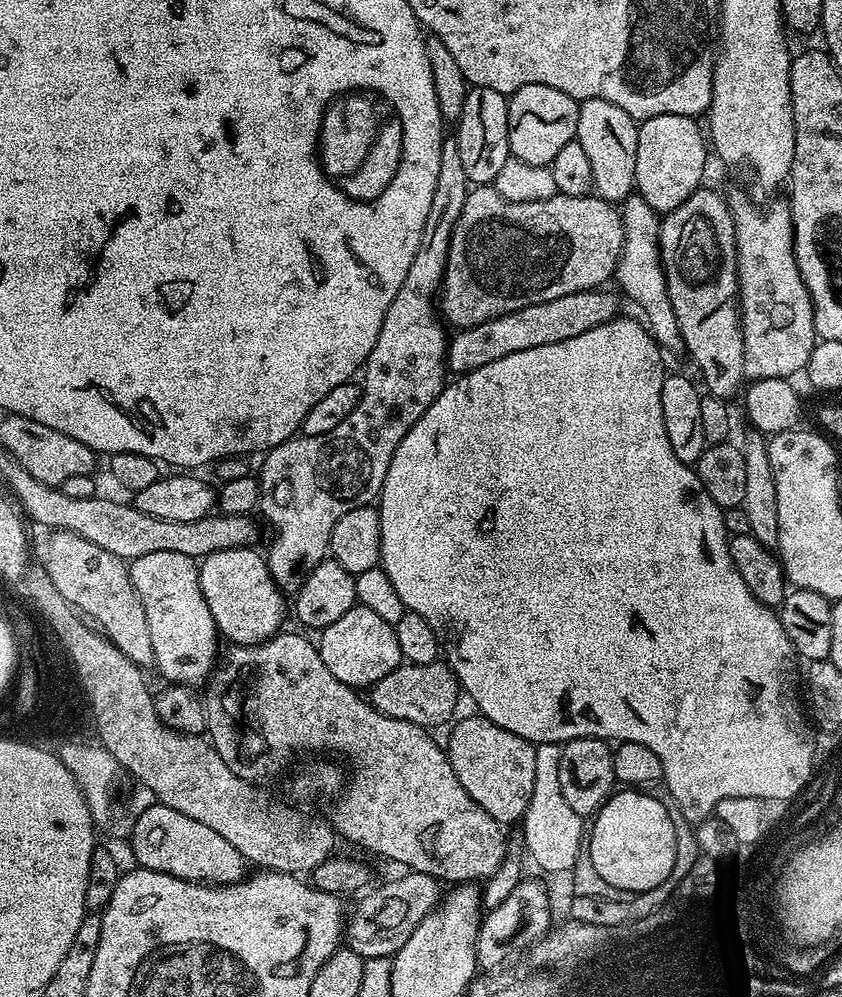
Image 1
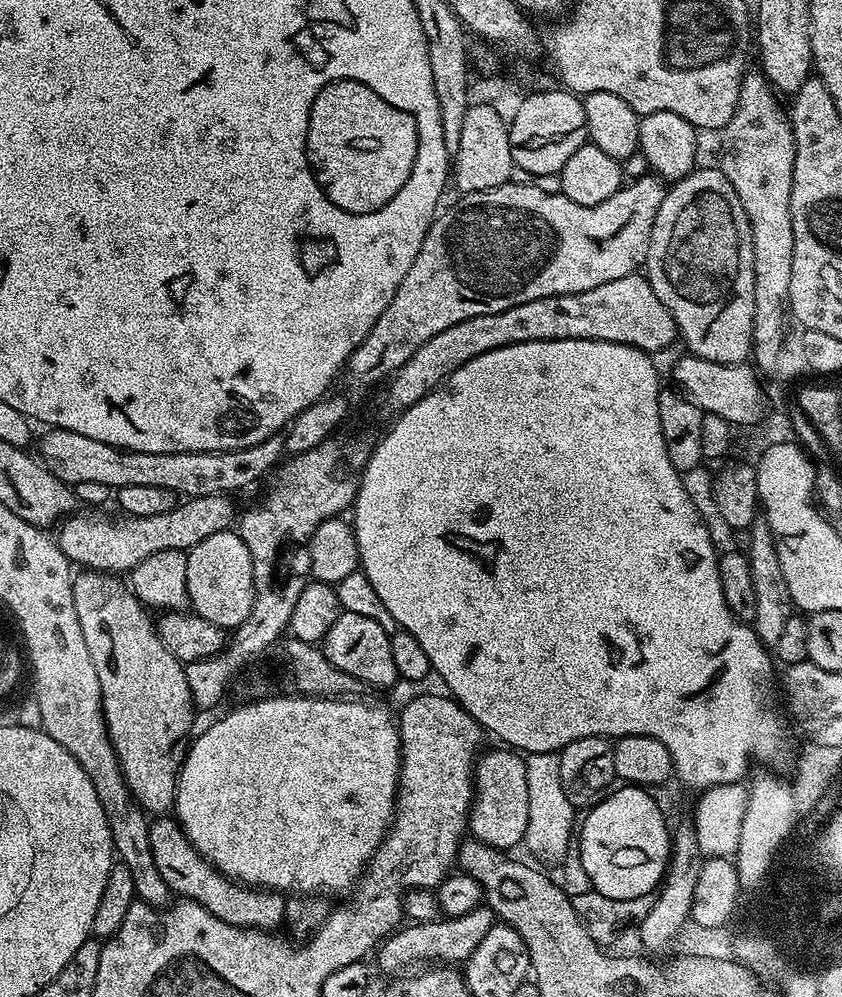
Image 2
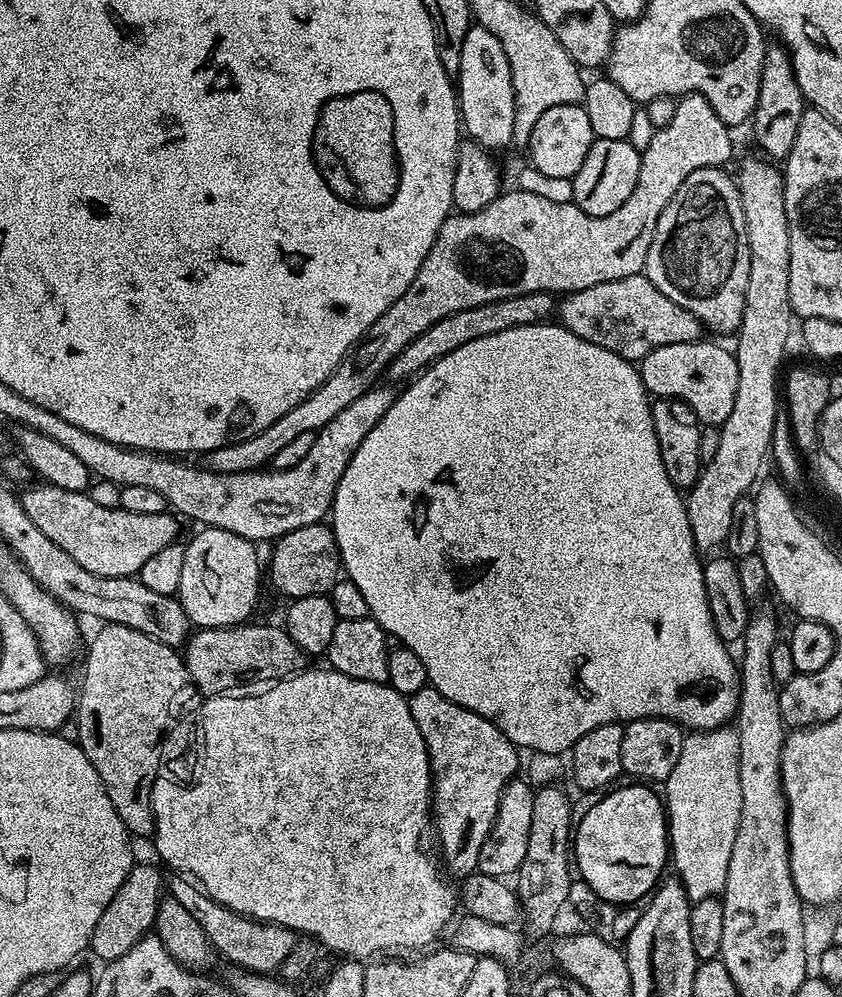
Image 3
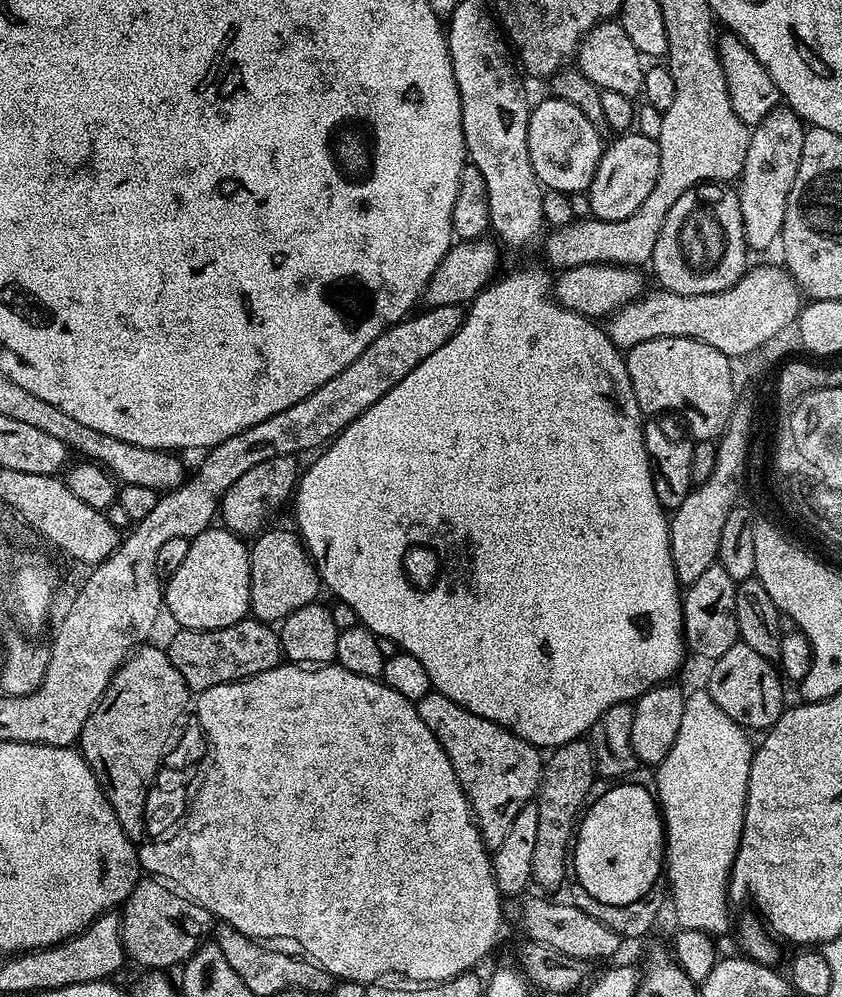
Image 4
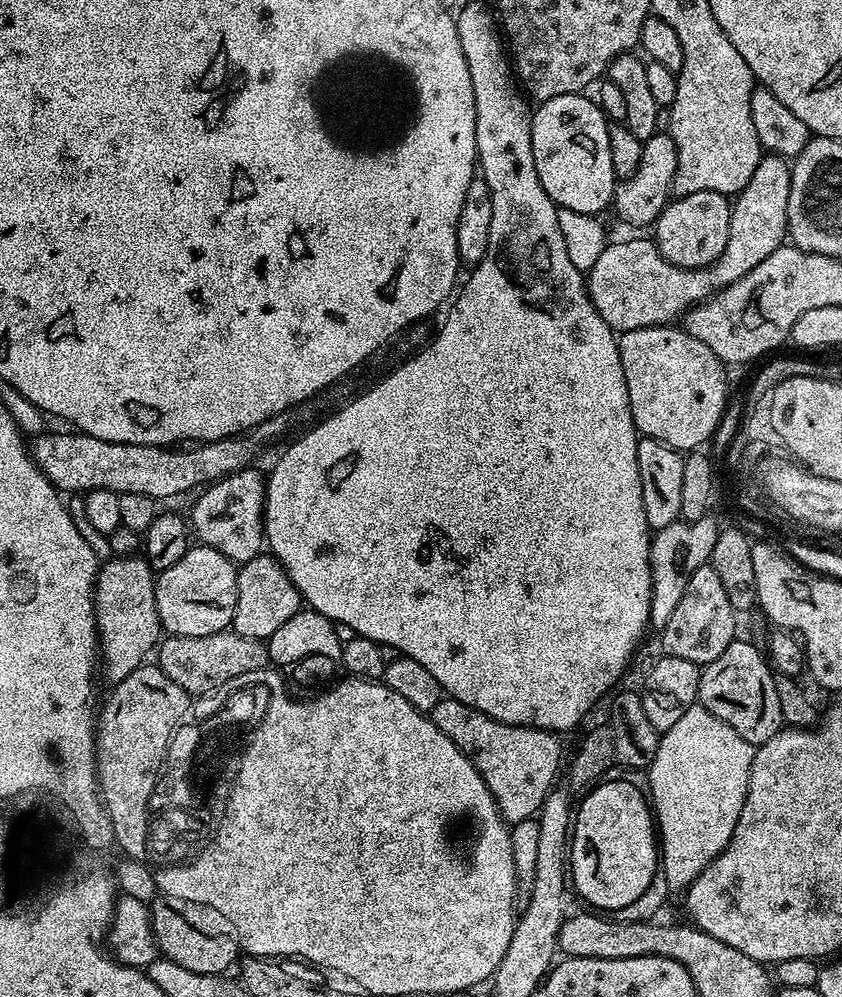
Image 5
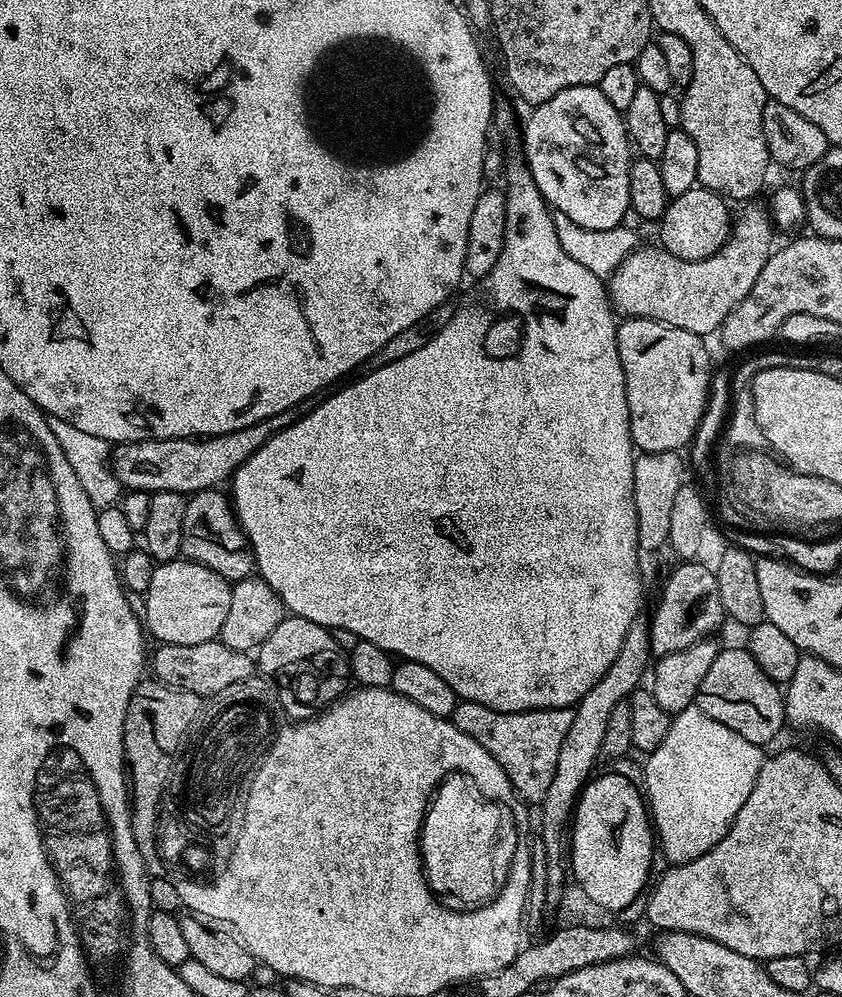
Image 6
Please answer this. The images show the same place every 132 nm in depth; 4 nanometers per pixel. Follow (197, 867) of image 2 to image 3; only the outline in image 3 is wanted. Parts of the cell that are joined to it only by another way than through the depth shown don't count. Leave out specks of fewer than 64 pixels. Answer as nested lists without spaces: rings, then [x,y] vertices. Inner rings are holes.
[[[176,874],[171,878],[173,880],[169,879],[166,884],[167,891],[178,902],[182,902],[182,907],[198,921],[198,926],[206,930],[206,938],[212,943],[213,949],[244,968],[242,970],[247,973],[275,973],[285,962],[286,956],[294,950],[298,941],[297,933],[277,924],[270,924],[266,920],[251,920],[240,912],[222,906],[187,875]]]

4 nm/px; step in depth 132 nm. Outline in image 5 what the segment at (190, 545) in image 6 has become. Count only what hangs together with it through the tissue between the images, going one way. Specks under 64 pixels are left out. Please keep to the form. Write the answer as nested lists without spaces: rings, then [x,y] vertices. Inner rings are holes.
[[[249,466],[240,472],[225,476],[223,480],[207,485],[199,493],[201,496],[197,498],[196,505],[192,508],[192,516],[190,515],[190,528],[195,539],[197,536],[200,544],[226,554],[226,558],[230,558],[237,566],[261,555],[266,544],[264,539],[265,483],[265,473],[263,471],[260,473],[256,466]]]

